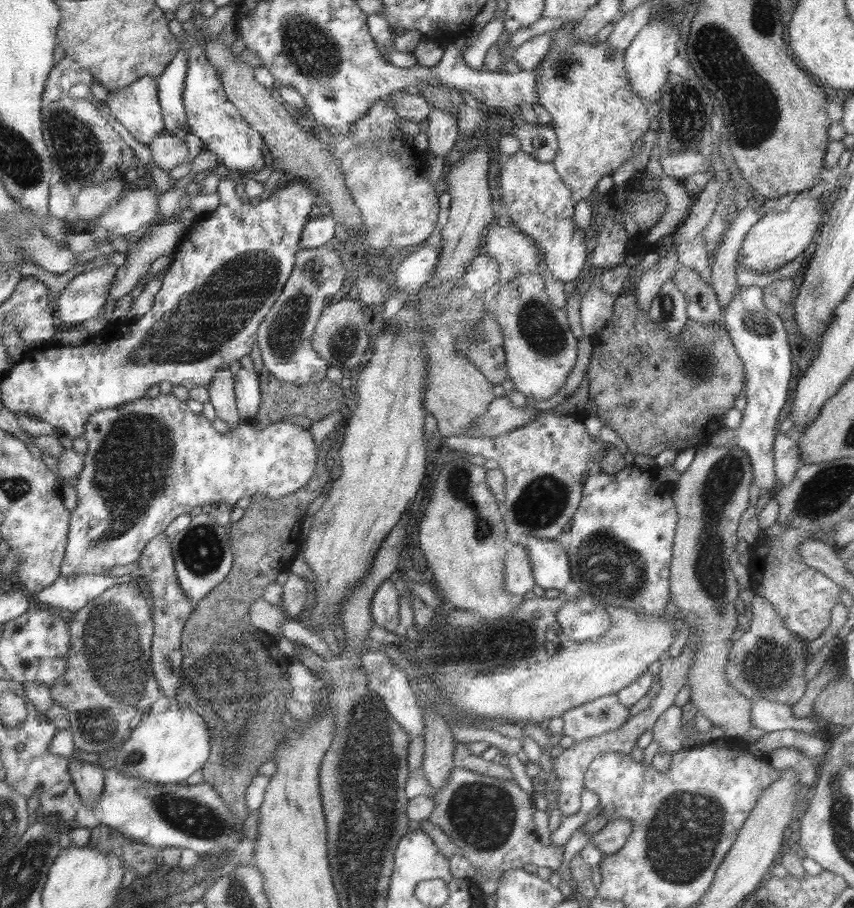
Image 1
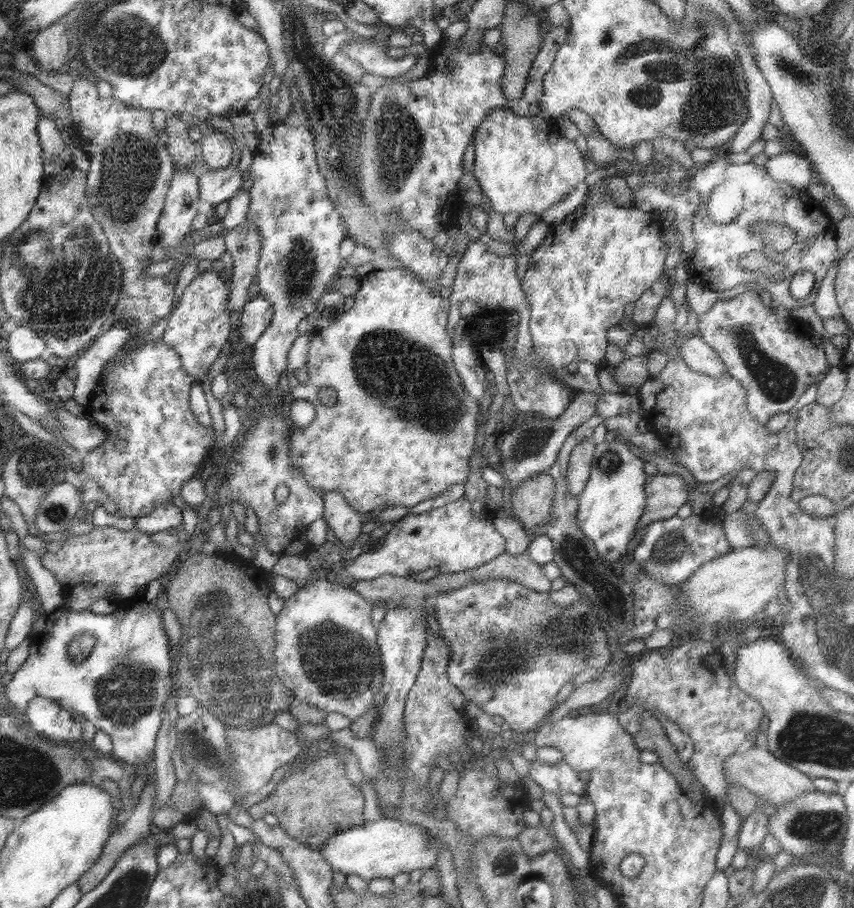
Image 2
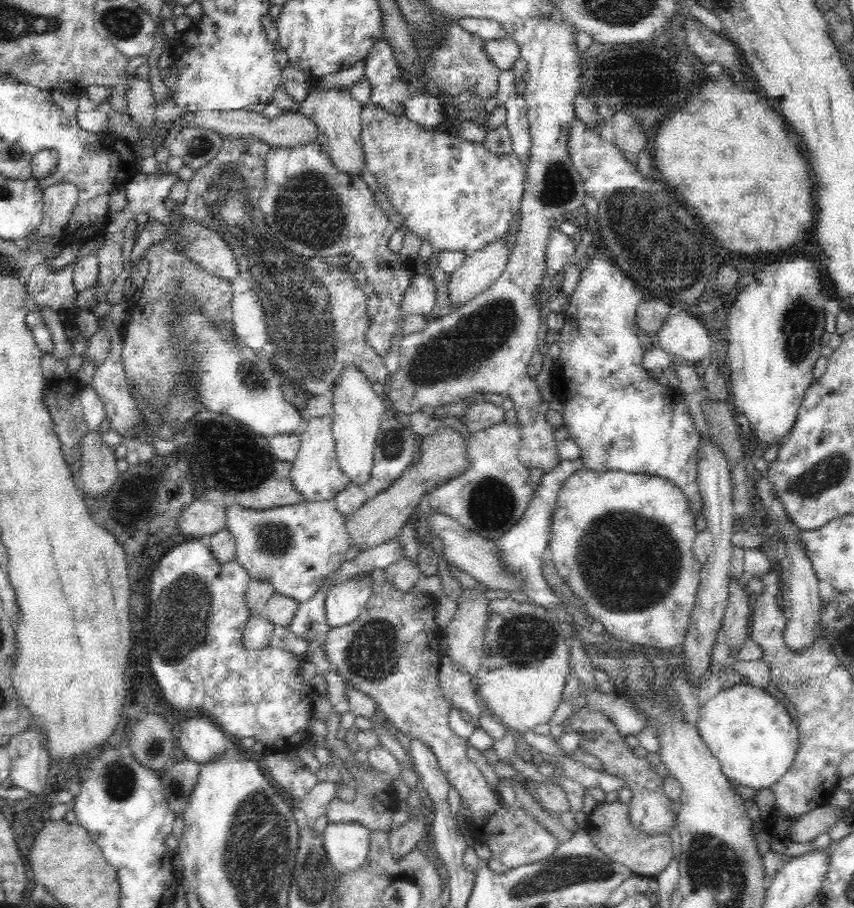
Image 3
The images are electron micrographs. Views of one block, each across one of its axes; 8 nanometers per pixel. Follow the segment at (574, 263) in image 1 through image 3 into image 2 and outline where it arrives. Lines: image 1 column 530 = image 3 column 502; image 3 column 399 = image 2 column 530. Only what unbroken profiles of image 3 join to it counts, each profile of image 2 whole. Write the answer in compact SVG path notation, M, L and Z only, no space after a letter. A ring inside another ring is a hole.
M493 108L485 116L485 120L477 126L471 144L473 144L473 178L481 186L483 198L485 196L489 198L489 204L497 214L531 212L539 216L541 212L545 212L545 208L557 204L567 194L571 194L571 190L577 184L581 184L591 170L591 166L581 158L575 142L569 142L561 136L557 120L541 116L517 116L507 108Z

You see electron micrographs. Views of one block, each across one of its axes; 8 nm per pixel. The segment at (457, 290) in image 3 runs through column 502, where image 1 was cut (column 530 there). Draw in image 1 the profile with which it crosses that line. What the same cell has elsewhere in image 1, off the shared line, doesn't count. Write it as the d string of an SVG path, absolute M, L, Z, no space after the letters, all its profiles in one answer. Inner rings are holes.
M491 224L487 234L483 236L481 252L493 258L499 274L499 280L493 284L493 288L483 294L485 308L491 306L491 298L499 292L501 284L511 282L519 274L537 272L537 250L533 248L531 238L521 234L517 228L501 228L497 224Z

